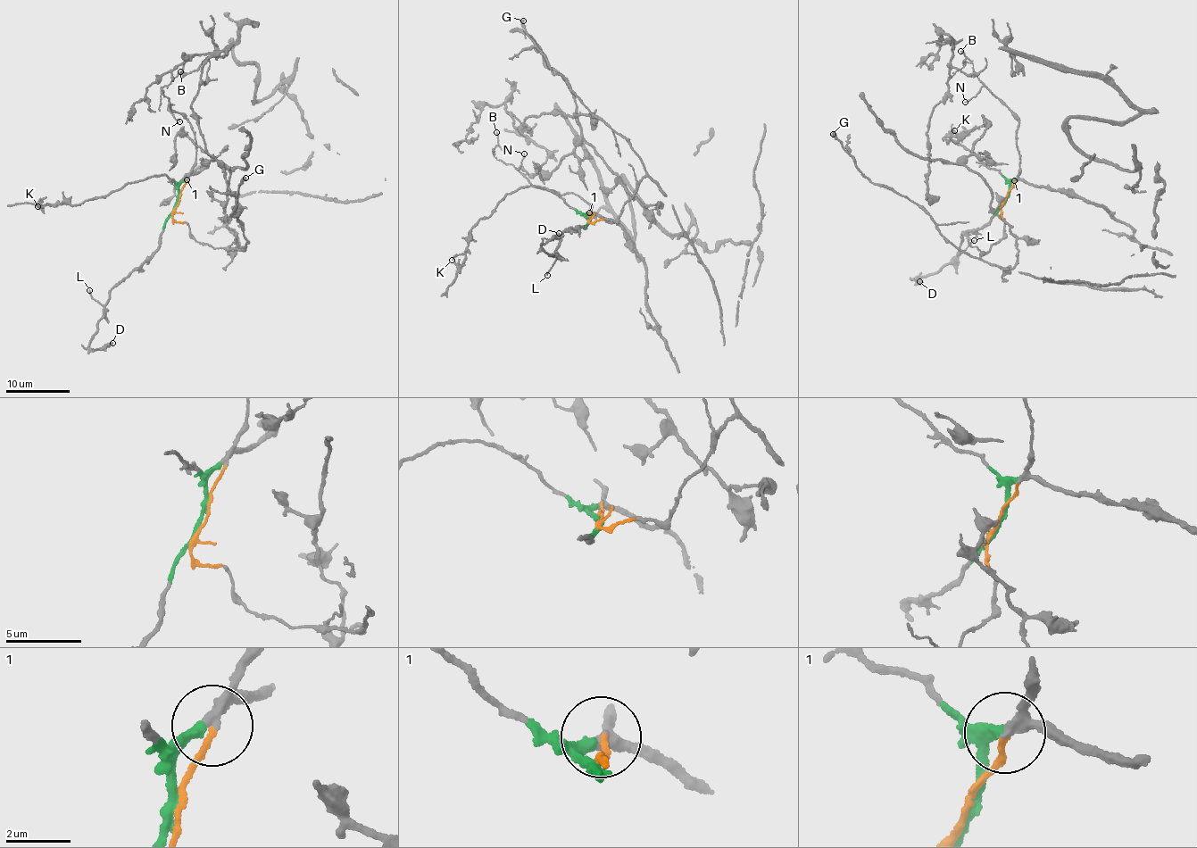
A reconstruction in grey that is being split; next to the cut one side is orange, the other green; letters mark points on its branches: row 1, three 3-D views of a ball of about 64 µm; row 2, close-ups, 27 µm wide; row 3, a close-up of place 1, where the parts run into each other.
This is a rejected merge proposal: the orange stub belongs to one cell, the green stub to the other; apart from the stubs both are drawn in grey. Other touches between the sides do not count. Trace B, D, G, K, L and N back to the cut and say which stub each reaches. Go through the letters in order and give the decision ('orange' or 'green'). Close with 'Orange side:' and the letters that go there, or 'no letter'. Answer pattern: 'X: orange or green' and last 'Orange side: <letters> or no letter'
B: orange
D: green
G: orange
K: green
L: green
N: orange
Orange side: B, G, N

